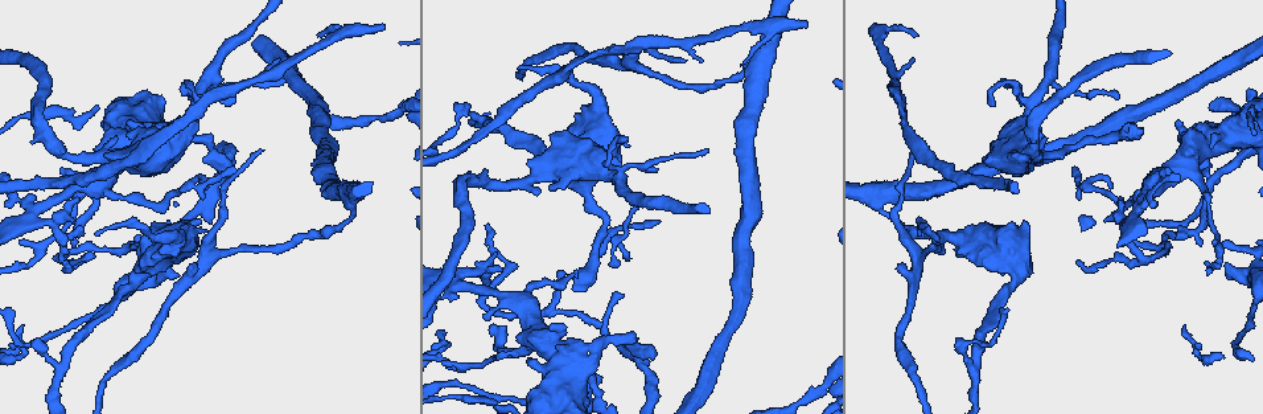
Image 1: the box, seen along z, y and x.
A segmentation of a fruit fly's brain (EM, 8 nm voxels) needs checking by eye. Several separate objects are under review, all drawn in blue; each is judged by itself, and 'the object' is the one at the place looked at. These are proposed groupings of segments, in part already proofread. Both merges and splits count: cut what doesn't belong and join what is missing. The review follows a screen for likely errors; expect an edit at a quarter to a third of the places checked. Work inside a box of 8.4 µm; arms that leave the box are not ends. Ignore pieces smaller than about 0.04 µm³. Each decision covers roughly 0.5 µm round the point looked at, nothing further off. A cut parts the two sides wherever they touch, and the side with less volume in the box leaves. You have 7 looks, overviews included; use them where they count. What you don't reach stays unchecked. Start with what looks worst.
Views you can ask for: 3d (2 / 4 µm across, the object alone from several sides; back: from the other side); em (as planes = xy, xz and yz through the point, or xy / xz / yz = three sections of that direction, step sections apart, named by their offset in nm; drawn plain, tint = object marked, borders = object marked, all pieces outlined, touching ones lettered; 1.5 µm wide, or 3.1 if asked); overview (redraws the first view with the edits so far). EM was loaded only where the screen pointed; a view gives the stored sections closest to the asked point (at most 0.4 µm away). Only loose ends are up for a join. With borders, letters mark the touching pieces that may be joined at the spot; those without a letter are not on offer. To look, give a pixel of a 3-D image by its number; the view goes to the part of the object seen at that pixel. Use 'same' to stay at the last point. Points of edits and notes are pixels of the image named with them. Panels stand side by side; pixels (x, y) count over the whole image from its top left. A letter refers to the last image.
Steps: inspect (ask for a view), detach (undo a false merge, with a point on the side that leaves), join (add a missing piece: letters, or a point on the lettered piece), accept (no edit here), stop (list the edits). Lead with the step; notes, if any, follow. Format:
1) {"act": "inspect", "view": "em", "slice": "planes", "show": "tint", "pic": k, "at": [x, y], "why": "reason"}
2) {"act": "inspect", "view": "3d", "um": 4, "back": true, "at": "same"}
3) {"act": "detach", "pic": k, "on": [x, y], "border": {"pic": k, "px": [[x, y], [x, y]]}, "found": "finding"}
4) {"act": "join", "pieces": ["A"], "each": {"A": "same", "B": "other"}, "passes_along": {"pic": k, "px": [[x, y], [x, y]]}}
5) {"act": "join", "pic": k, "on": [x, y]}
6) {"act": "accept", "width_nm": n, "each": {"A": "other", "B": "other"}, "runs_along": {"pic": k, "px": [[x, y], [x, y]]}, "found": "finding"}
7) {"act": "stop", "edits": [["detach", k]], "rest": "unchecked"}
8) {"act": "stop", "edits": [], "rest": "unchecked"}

{"act": "inspect", "view": "3d", "um": 2, "pic": 1, "at": [642, 358], "why": "abrupt turn"}

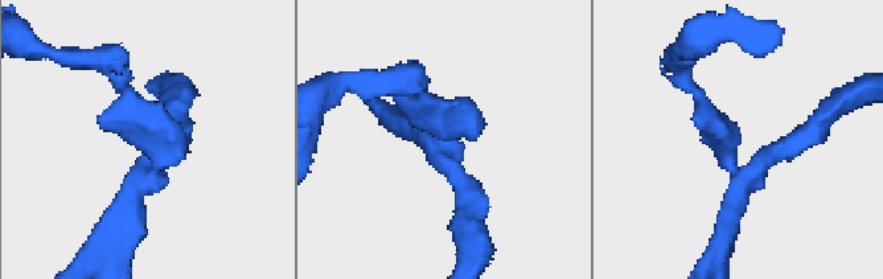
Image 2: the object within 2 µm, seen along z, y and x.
{"act": "inspect", "view": "em", "slice": "yz", "step": 8, "show": "tint", "pic": 2, "at": [445, 147]}

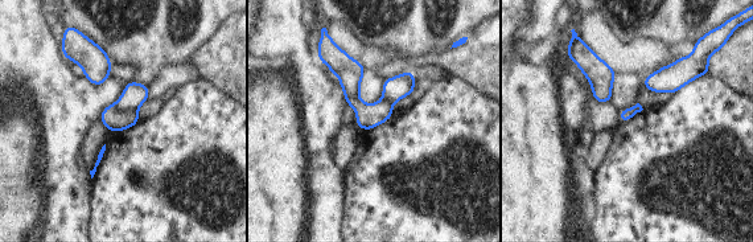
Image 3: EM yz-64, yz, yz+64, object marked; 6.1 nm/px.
{"act": "inspect", "view": "em", "slice": "planes", "show": "borders", "at": "same", "why": "another direction"}

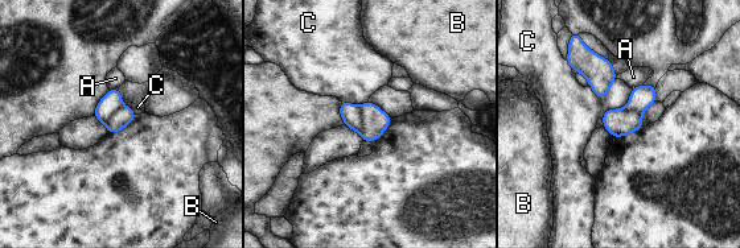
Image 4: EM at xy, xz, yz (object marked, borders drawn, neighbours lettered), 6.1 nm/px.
{"act": "detach", "pic": 4, "on": [350, 114], "width_nm": 160, "each": {"A": "other", "B": "other", "C": "other"}, "border": {"pic": 4, "px": [[360, 107], [361, 132]]}, "found": "two neurons meet here"}

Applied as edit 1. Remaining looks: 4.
{"act": "inspect", "view": "overview", "why": "see it whole again"}

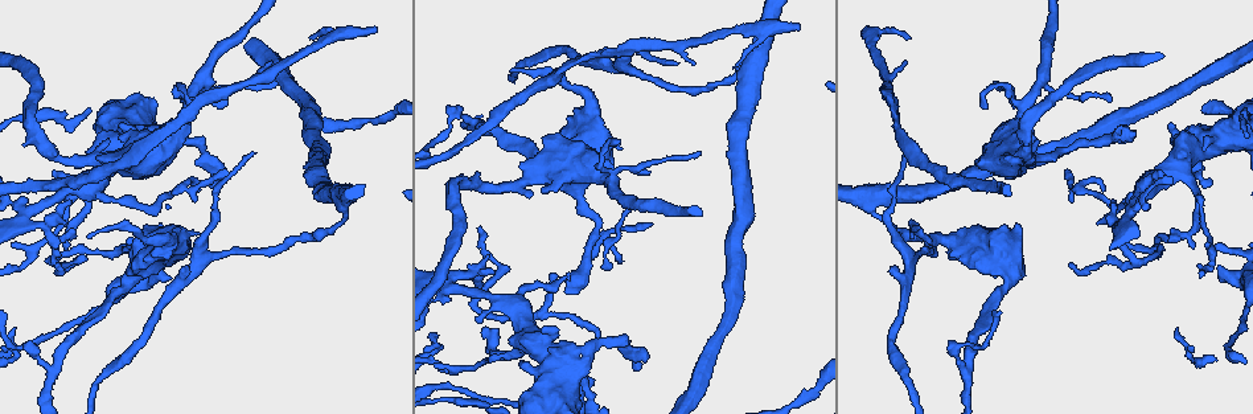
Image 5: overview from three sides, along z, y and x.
{"act": "inspect", "view": "em", "slice": "xz", "step": 4, "show": "tint", "pic": 5, "at": [494, 270], "why": "tapers out"}

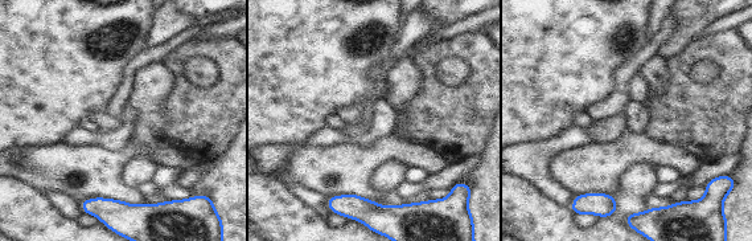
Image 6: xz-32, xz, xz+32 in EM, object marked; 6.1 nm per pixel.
{"act": "inspect", "view": "em", "slice": "planes", "show": "tint", "at": "same", "why": "cut it another way"}

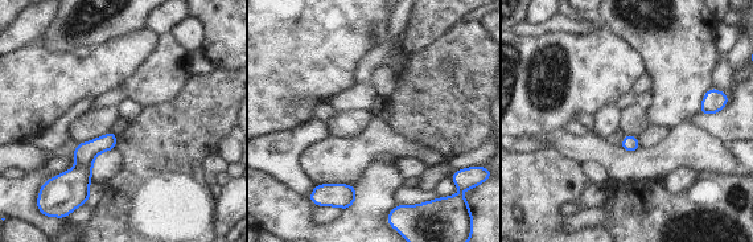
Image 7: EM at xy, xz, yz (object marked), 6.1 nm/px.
{"act": "inspect", "view": "em", "slice": "planes", "show": "borders", "at": "same", "why": "see the neighbours"}

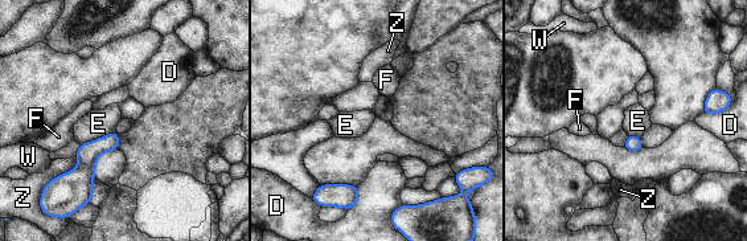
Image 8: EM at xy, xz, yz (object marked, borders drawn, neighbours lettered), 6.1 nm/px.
{"act": "accept", "each": {"D": "other", "E": "other", "F": "other", "W": "other", "Z": "other"}, "border": {"pic": 8, "px": [[78, 160], [77, 168], [46, 183]]}, "found": "none of them fits"}

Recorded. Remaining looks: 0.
{"act": "stop", "edits": [["detach", 4]], "rest": "unchecked"}

